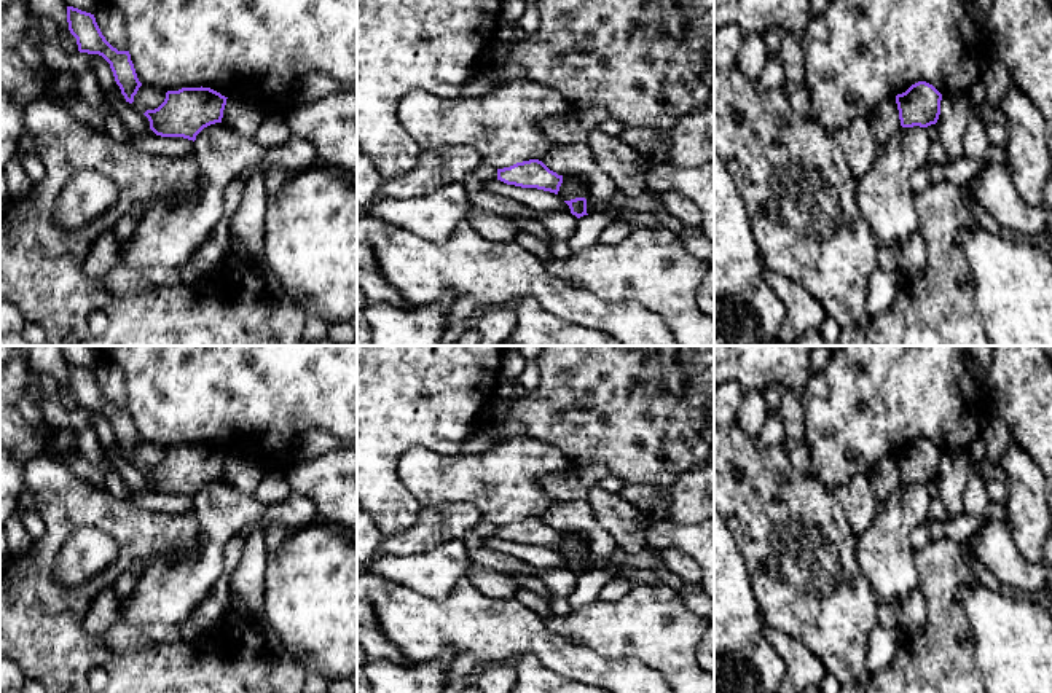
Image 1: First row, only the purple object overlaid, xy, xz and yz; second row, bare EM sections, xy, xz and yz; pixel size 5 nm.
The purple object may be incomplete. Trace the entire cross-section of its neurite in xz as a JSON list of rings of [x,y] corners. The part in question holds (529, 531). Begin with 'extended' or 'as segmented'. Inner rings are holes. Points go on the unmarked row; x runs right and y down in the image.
as segmented | [[[529,516],[497,526],[497,537],[521,545],[537,545],[558,551],[563,532],[550,527],[542,518]]]

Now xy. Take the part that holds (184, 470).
as segmented | [[[182,444],[167,448],[164,459],[143,472],[156,492],[194,499],[204,484],[222,480],[226,456],[210,444]]]

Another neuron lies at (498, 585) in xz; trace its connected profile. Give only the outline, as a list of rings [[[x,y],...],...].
[[[472,564],[469,567],[467,580],[485,596],[491,596],[494,599],[513,599],[520,586],[518,578],[486,569],[480,564]]]

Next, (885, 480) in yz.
[[[889,454],[867,475],[878,502],[888,500],[901,486],[896,454]]]

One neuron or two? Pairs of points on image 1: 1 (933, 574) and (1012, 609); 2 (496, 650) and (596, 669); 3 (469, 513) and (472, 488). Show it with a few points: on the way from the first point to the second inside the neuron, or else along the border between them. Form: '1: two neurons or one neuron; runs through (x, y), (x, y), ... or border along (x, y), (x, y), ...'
1: two neurons; border along (981, 583), (965, 587), (960, 593), (969, 625)
2: one neuron; runs through (522, 646), (545, 646), (571, 661)
3: two neurons; border along (432, 505), (471, 504), (485, 518)

